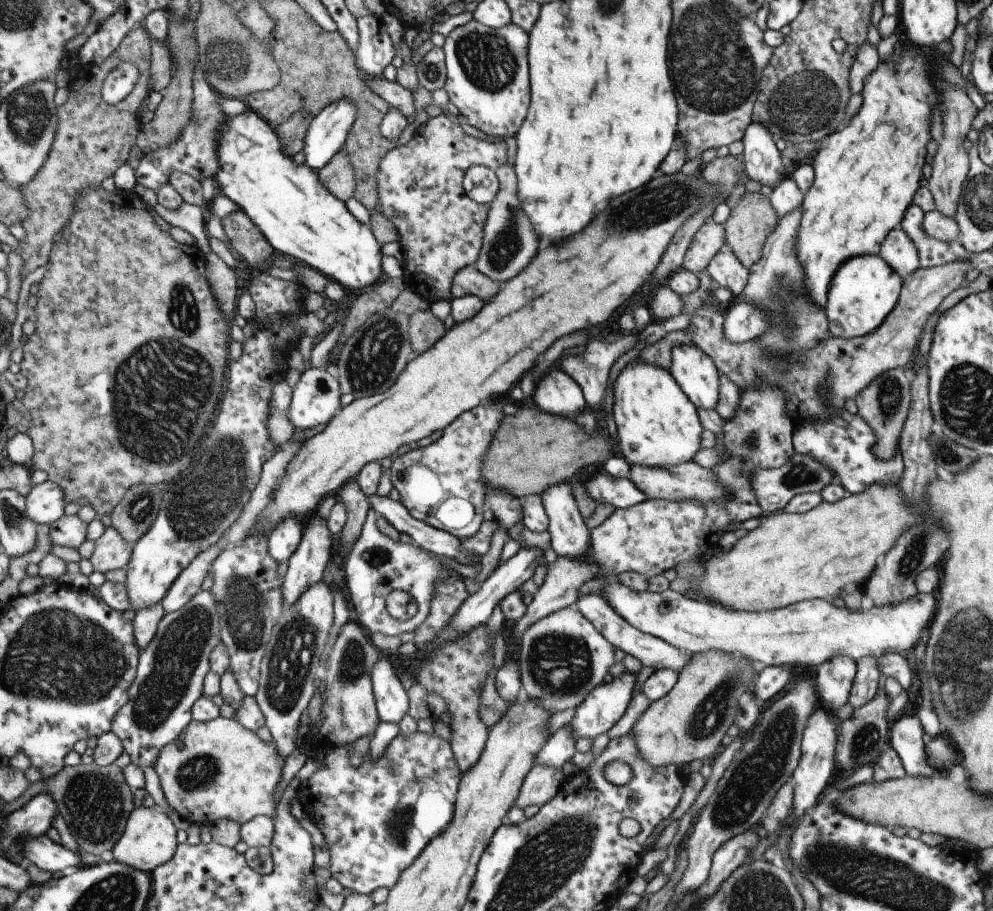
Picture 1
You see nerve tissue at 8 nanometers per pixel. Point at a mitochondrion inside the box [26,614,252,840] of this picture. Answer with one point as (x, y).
(197, 772)

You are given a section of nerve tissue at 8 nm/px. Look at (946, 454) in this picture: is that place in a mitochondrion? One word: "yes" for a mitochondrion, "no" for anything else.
yes

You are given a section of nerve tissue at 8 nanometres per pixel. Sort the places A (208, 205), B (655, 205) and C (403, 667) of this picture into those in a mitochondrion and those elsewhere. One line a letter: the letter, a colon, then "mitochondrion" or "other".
A: other
B: mitochondrion
C: other

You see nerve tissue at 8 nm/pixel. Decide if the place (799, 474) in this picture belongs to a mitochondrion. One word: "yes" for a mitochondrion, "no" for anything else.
yes

